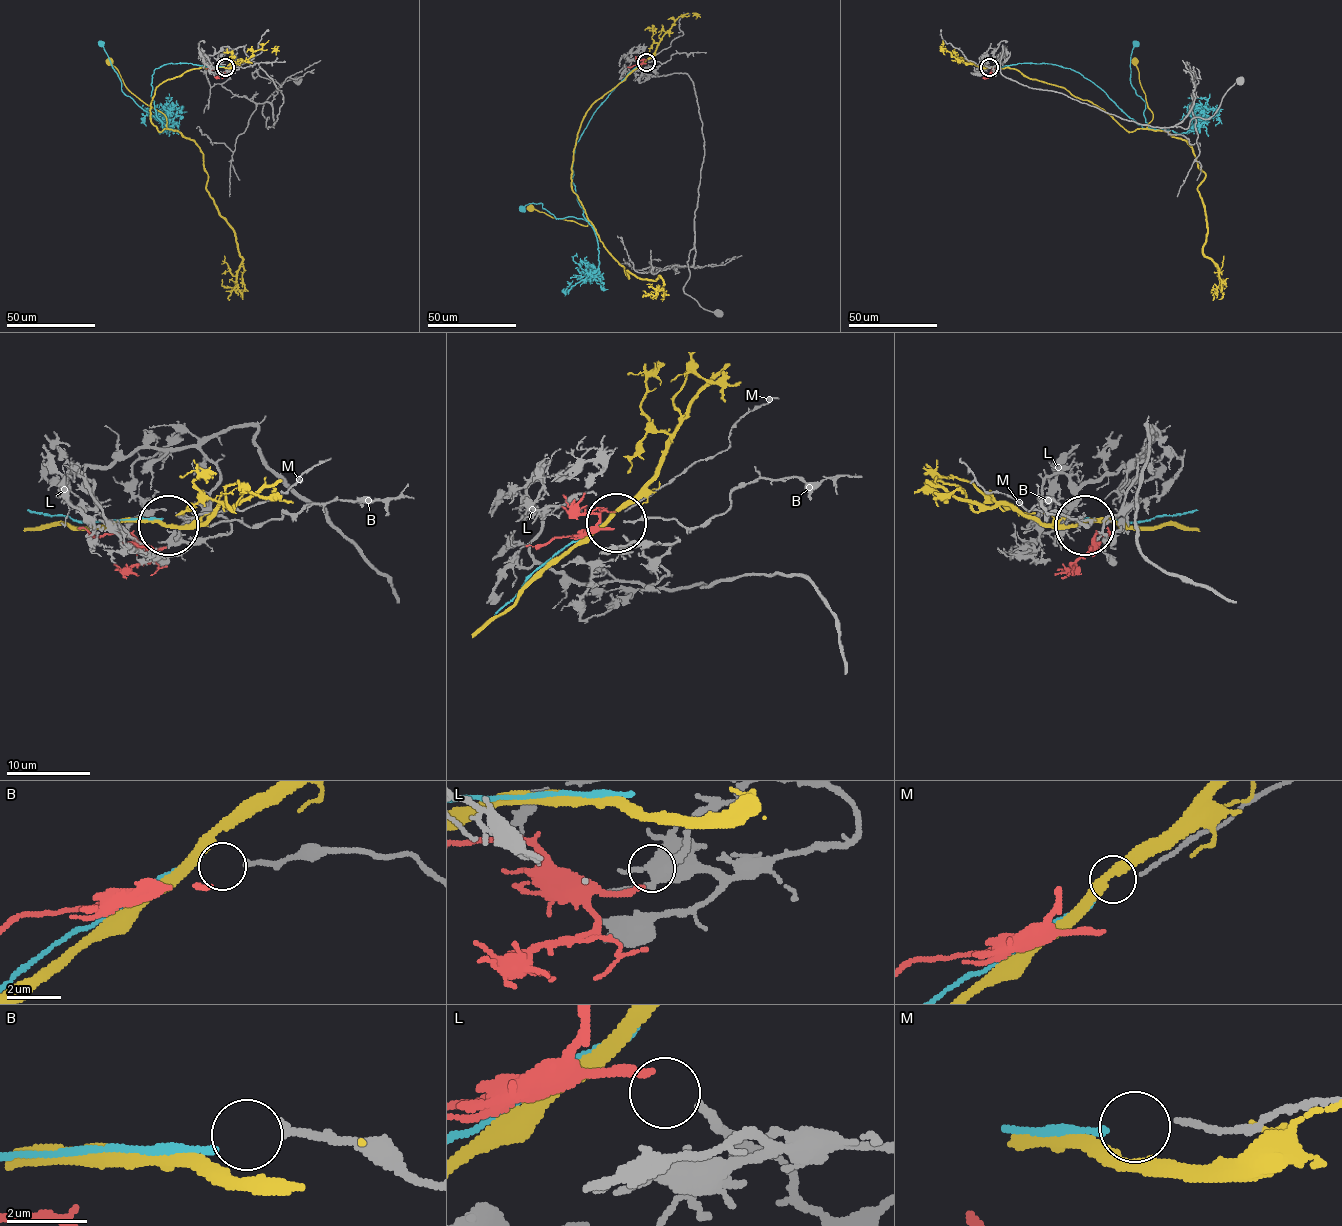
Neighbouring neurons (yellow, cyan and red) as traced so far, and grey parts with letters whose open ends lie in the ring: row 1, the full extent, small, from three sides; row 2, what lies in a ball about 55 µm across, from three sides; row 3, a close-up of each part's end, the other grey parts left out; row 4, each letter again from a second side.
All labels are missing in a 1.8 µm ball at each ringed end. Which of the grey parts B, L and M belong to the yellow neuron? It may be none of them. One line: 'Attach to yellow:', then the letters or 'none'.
Attach to yellow: none

